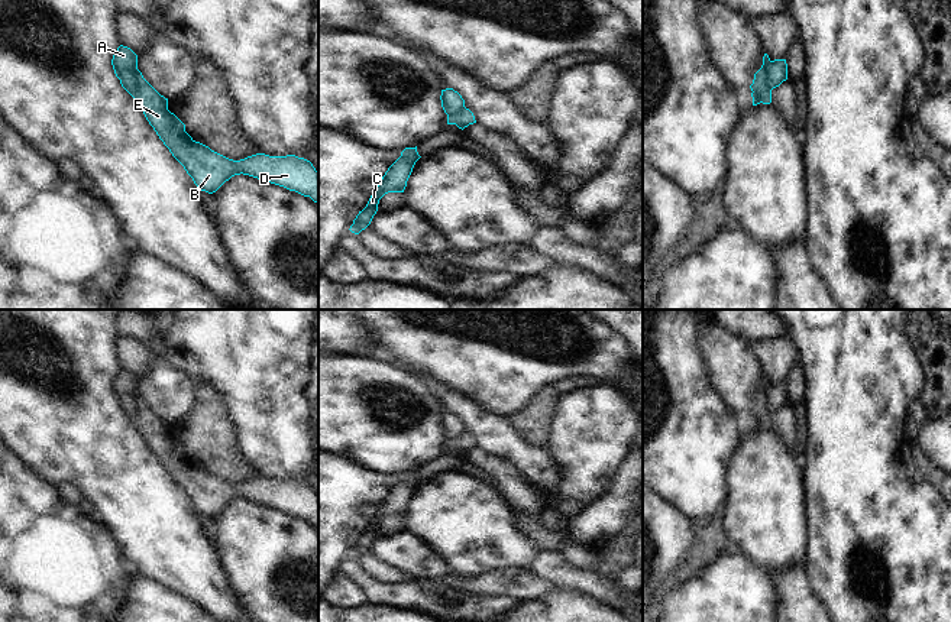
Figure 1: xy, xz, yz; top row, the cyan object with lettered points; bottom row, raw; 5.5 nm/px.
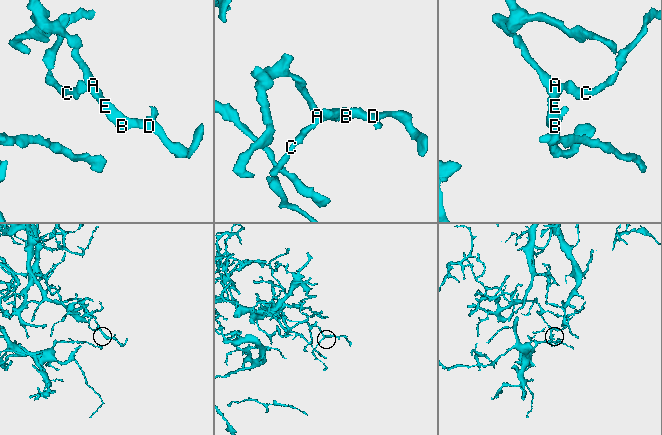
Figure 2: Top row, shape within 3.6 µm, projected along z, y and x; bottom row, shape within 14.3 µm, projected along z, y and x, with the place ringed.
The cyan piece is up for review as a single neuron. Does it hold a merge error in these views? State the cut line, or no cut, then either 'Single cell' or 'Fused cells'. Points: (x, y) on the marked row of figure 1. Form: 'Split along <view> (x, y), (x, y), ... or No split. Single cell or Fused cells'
Split along yz (770, 61), (767, 88), (753, 91). Fused cells.

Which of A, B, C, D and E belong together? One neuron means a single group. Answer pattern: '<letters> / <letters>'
A / B C D E

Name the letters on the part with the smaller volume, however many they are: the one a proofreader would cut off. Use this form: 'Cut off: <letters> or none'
Cut off: B, C, D, E

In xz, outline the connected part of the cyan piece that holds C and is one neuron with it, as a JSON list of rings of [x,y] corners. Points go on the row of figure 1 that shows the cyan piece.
[[[417,146],[405,148],[401,152],[401,156],[388,168],[388,171],[382,176],[381,182],[371,195],[366,207],[362,211],[359,211],[359,214],[353,220],[353,224],[349,229],[352,233],[359,234],[371,224],[373,216],[378,211],[379,200],[385,194],[404,192],[413,168],[420,158],[421,156],[417,152]]]

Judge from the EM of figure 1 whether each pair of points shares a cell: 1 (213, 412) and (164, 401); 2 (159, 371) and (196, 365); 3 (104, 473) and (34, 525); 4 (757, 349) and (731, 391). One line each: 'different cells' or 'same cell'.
1: different cells
2: different cells
3: different cells
4: different cells

